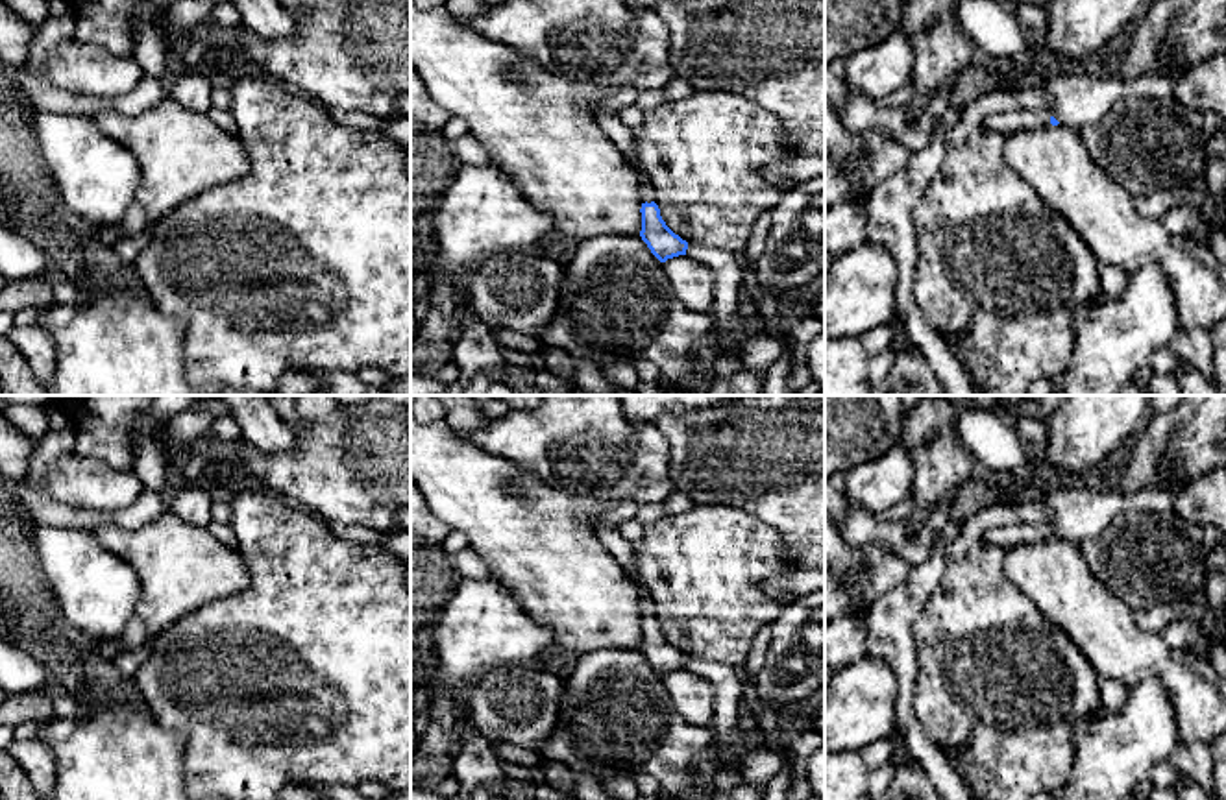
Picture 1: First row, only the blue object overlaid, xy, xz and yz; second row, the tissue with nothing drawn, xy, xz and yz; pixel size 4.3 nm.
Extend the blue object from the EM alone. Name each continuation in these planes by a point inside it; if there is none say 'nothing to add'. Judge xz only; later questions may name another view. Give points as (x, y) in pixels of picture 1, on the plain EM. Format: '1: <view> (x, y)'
1: xz (620, 549)

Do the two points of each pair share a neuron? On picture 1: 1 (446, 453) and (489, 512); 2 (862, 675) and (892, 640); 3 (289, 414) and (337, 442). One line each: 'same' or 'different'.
1: same
2: different
3: different

